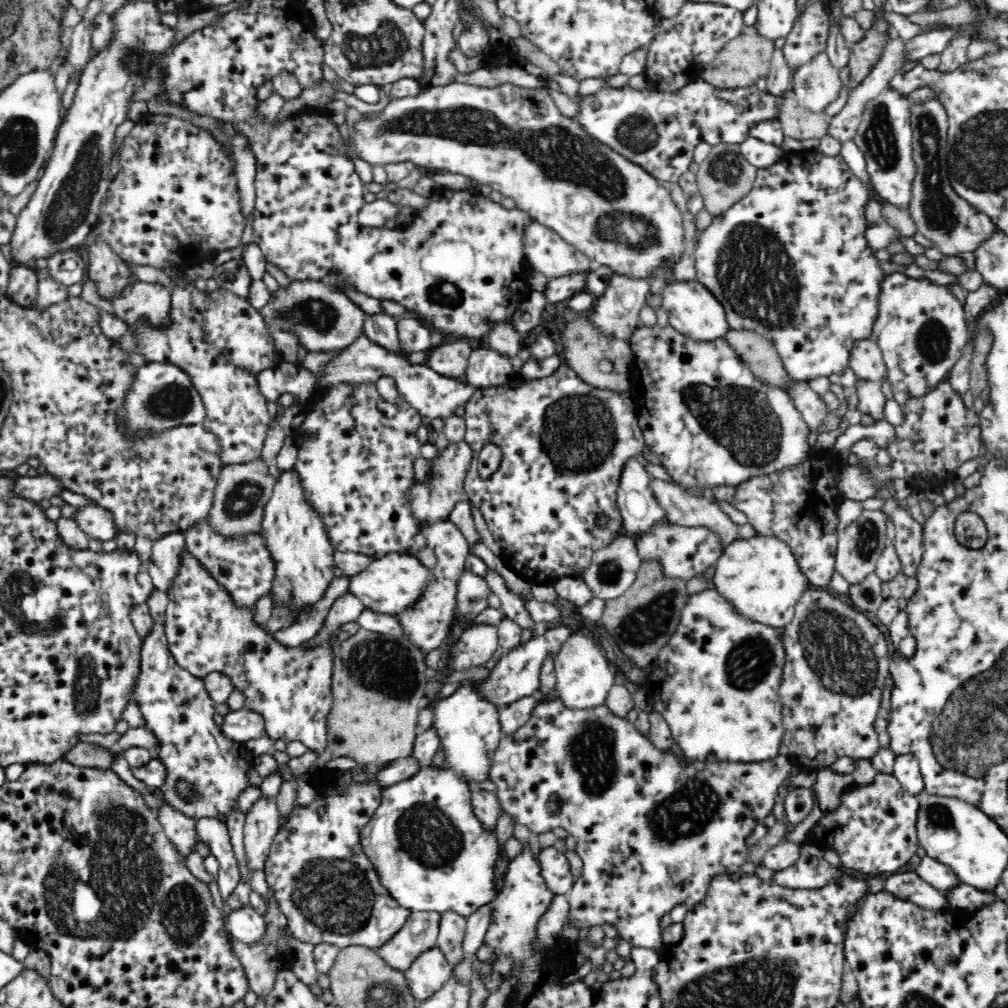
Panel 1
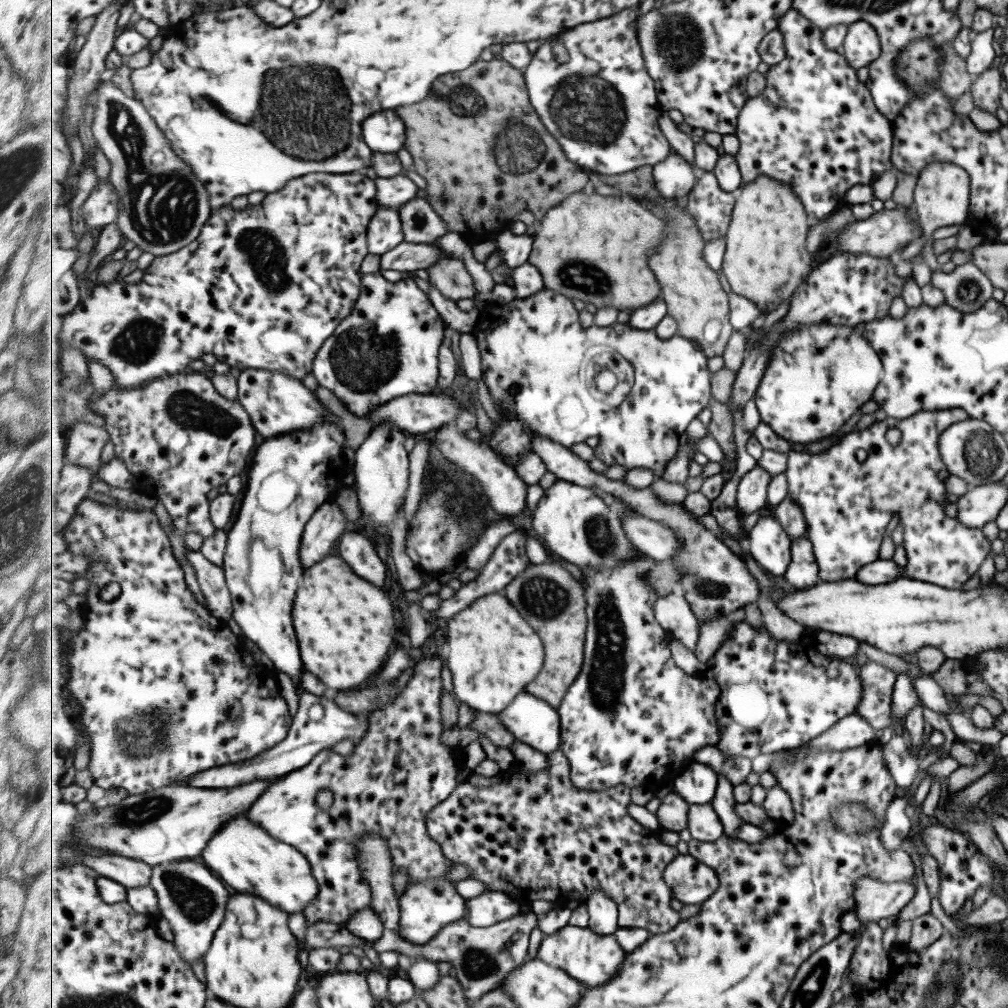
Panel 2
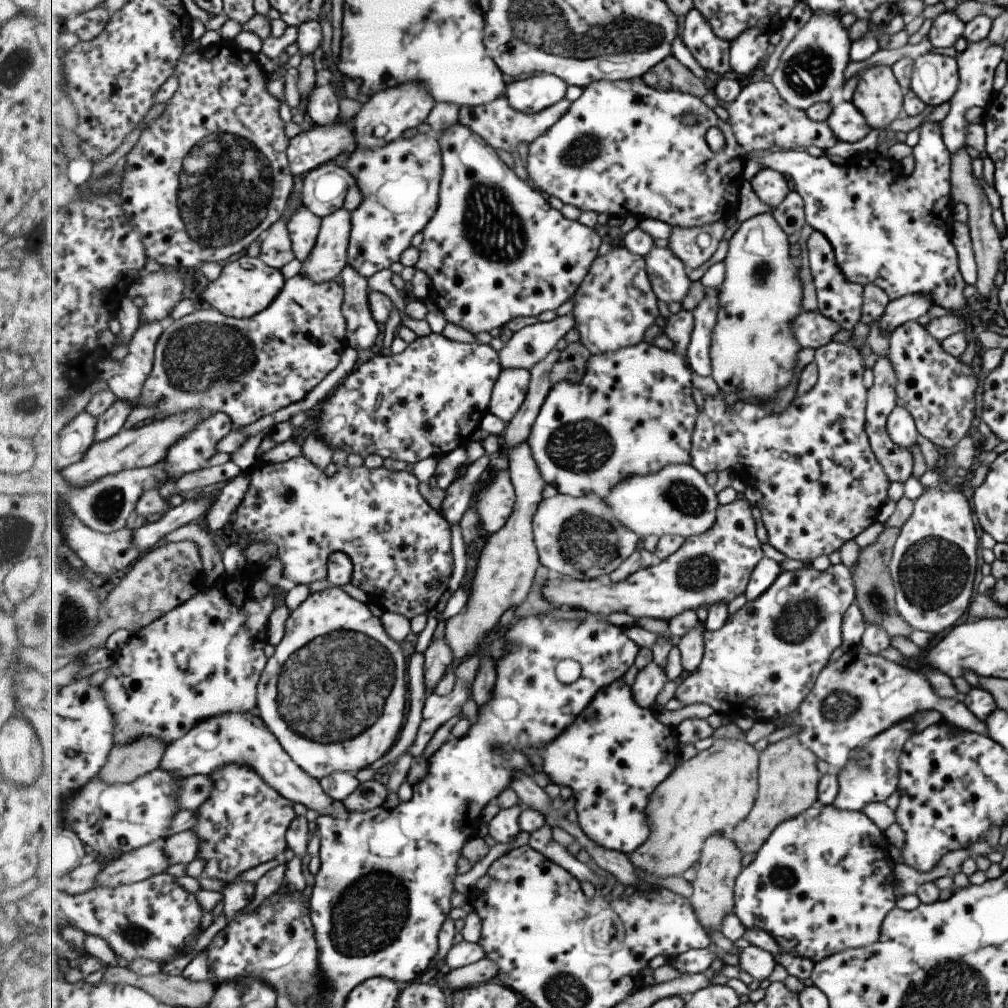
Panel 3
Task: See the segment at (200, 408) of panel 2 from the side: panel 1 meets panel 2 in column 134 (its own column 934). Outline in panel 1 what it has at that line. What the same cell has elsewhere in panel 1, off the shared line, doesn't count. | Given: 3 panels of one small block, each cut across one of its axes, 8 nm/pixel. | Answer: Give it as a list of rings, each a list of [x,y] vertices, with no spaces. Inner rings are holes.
[[[944,380],[936,388],[928,391],[928,394],[920,397],[908,397],[906,404],[902,407],[904,412],[904,422],[895,427],[896,437],[890,445],[886,447],[892,457],[894,464],[892,466],[880,466],[878,474],[863,474],[859,468],[851,466],[840,466],[837,472],[837,487],[842,496],[846,499],[864,501],[873,497],[875,488],[880,481],[896,478],[905,479],[910,486],[910,490],[926,492],[926,490],[941,490],[942,480],[954,477],[954,470],[968,460],[975,459],[981,454],[982,446],[981,428],[979,427],[979,415],[976,415],[974,409],[968,409],[962,398],[957,396],[956,392],[949,383]]]

